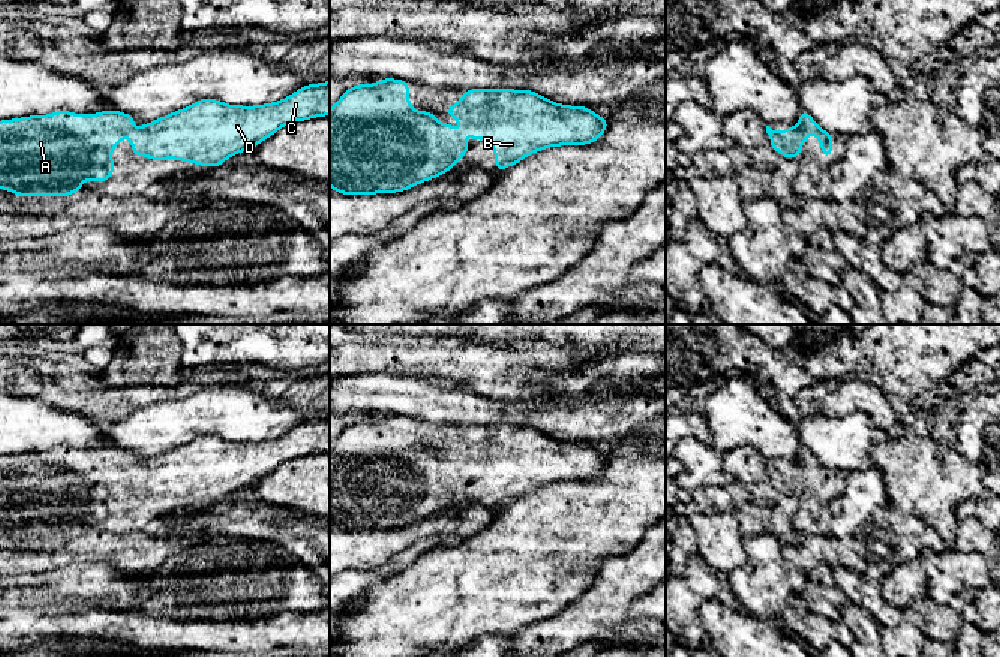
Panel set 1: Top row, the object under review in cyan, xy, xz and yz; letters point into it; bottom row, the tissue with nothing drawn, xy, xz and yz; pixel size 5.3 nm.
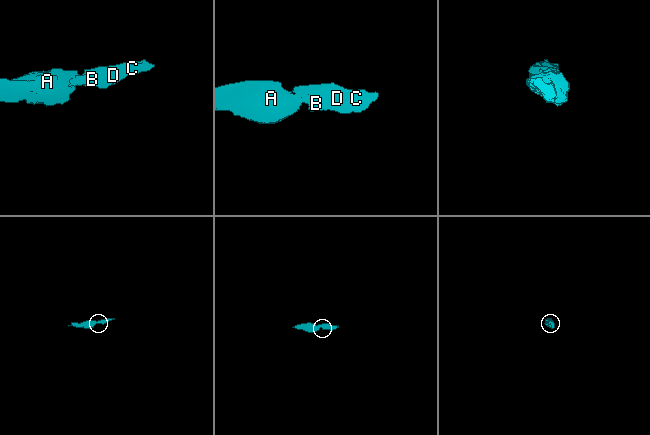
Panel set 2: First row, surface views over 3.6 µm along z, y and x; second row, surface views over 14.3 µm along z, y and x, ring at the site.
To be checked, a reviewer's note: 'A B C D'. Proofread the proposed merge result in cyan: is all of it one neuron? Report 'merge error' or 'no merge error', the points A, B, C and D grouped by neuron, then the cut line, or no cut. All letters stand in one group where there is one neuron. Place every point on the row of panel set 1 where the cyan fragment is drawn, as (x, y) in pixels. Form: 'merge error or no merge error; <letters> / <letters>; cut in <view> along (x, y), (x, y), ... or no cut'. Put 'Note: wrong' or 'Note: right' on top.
Note: right
no merge error; A B C D; no cut

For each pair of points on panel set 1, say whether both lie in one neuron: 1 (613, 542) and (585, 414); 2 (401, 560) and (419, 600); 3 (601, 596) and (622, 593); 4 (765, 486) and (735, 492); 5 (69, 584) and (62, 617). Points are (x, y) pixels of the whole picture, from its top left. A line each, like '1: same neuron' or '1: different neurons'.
1: different neurons
2: different neurons
3: same neuron
4: different neurons
5: different neurons

